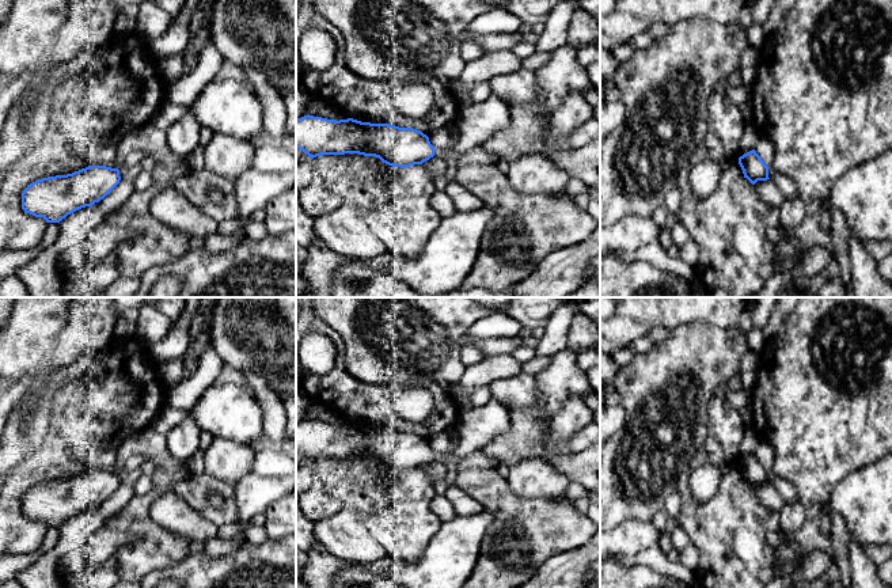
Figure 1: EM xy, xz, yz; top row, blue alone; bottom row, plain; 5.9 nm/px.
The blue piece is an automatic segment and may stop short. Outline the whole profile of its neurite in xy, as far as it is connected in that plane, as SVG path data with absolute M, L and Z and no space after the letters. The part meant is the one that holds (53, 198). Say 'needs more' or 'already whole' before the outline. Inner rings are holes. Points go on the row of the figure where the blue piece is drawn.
already whole; M106 166L42 178L23 190L22 209L43 217L46 223L60 223L68 215L103 200L119 181L119 170Z

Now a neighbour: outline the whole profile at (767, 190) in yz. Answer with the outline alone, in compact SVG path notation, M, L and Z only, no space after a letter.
M758 181L754 186L763 202L778 209L786 202L782 191L778 189L774 181Z

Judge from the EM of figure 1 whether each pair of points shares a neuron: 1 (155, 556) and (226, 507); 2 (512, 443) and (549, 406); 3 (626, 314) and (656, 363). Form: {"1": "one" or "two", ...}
{"1": "one", "2": "one", "3": "two"}

